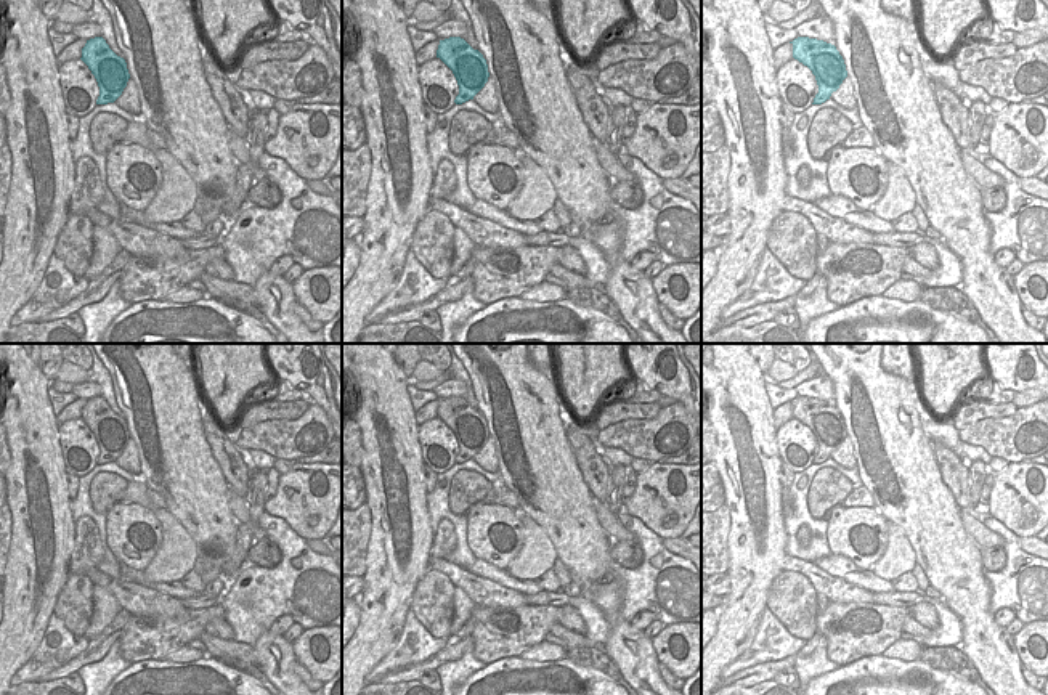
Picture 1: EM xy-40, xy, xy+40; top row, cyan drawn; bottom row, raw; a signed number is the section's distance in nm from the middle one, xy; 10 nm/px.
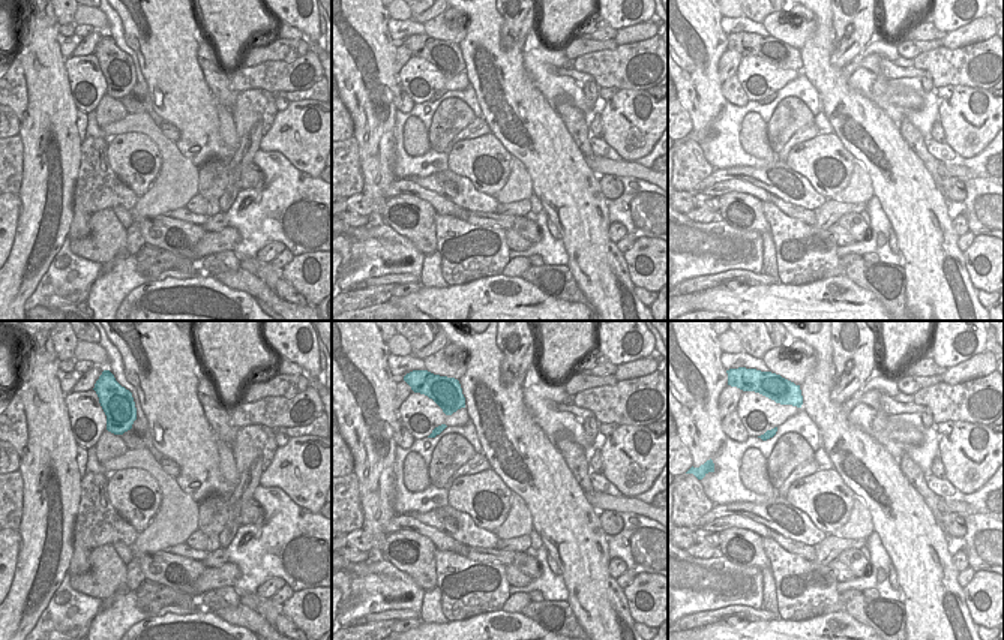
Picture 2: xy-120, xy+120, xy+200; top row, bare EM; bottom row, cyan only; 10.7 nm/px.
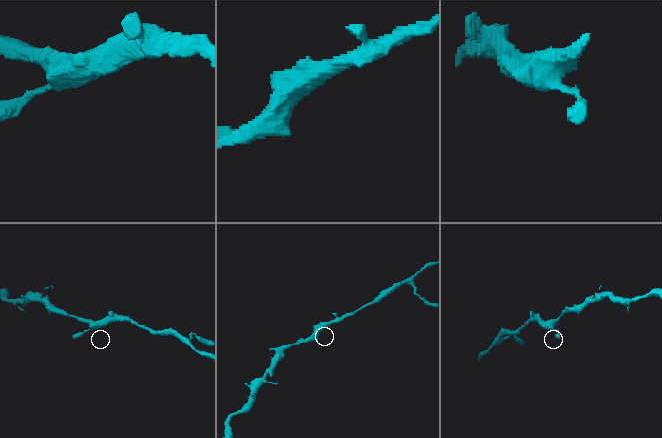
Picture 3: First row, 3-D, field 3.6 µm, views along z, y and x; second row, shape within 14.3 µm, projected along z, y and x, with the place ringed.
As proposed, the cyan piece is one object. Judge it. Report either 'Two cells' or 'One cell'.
One cell

